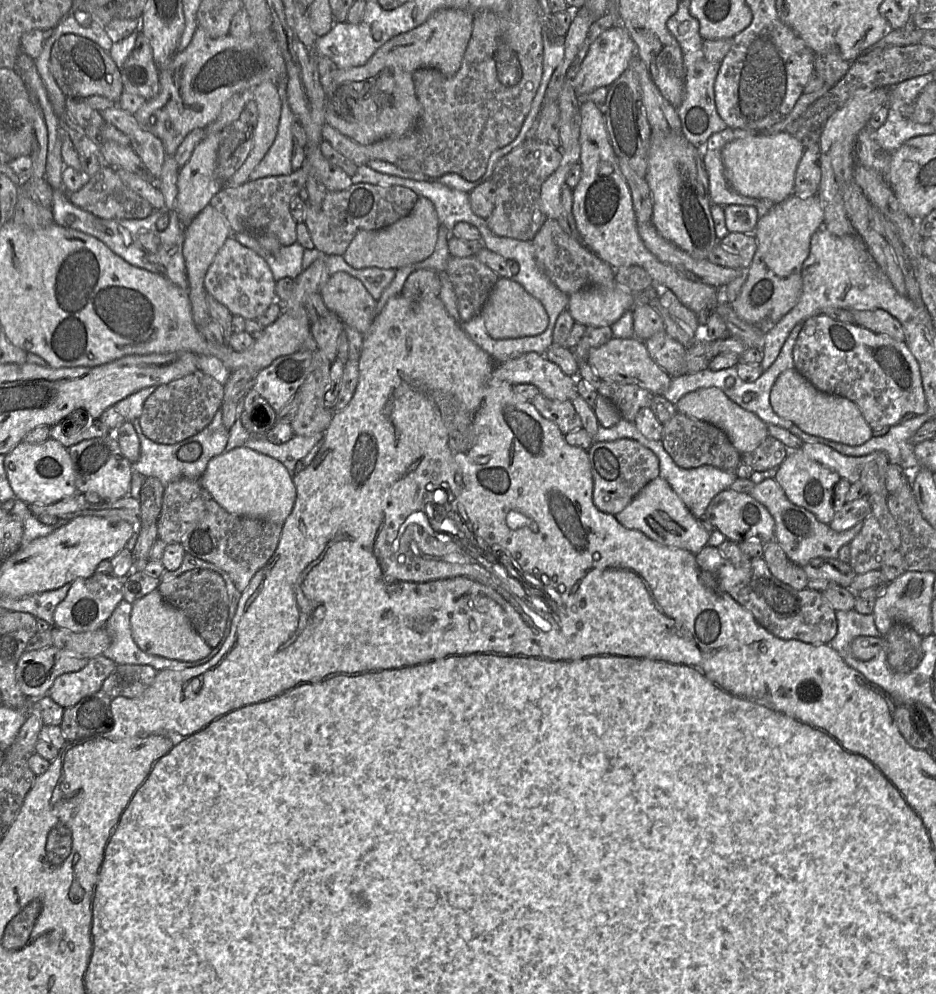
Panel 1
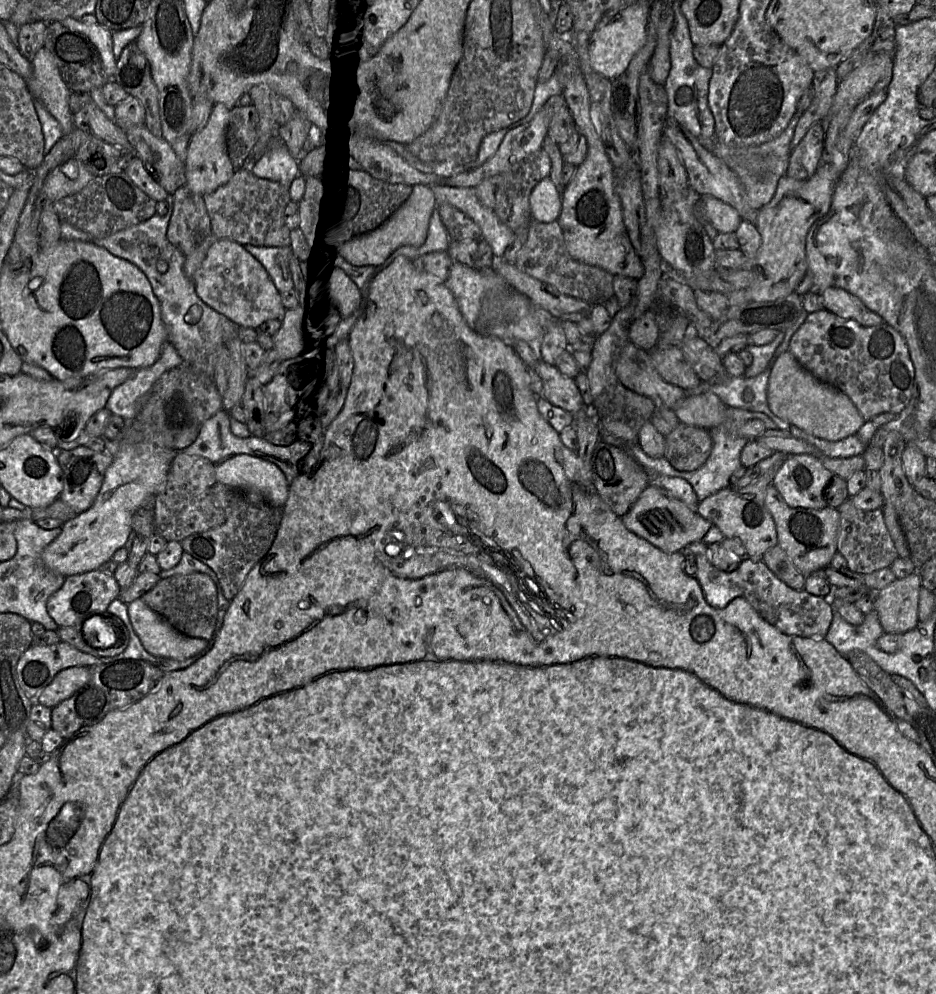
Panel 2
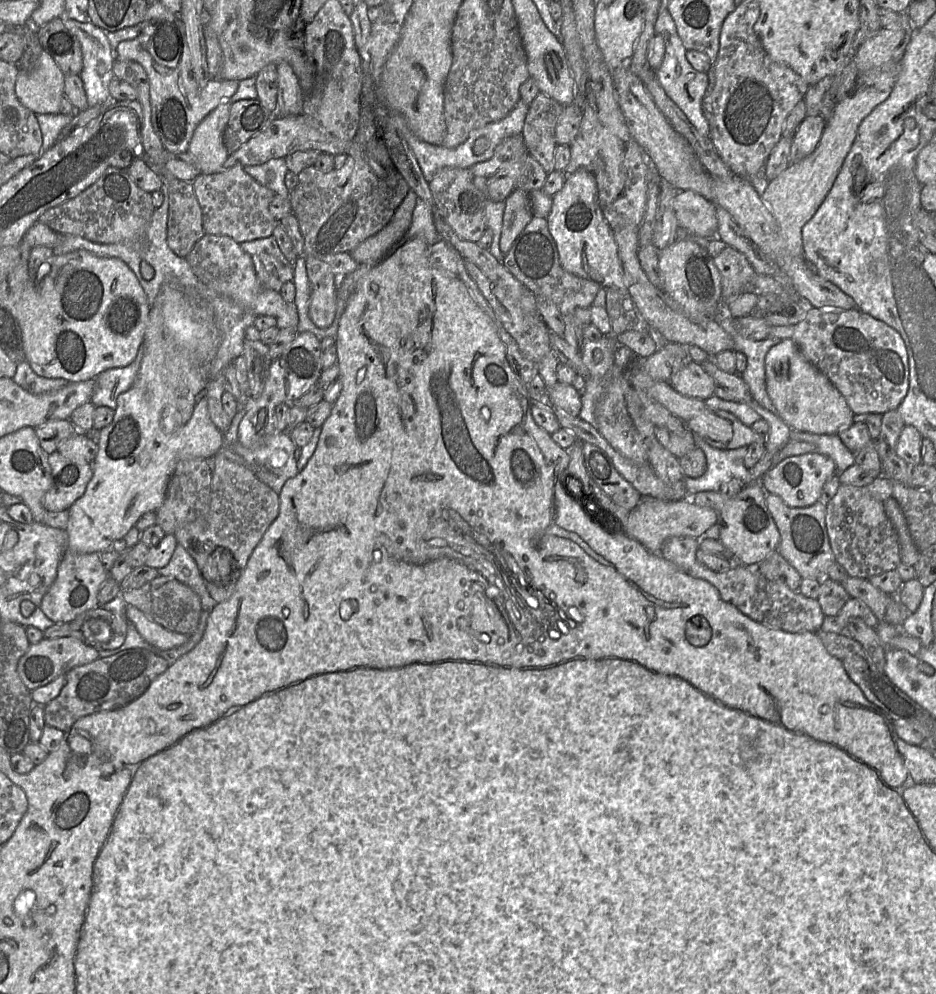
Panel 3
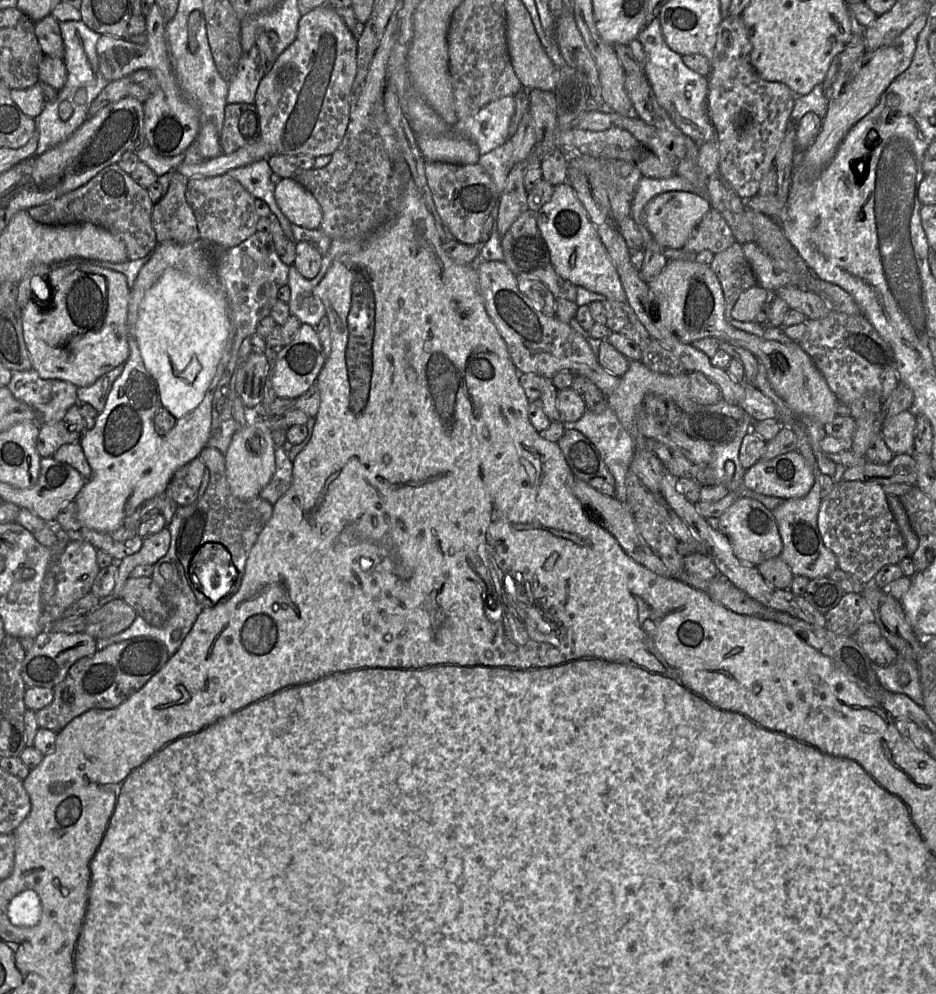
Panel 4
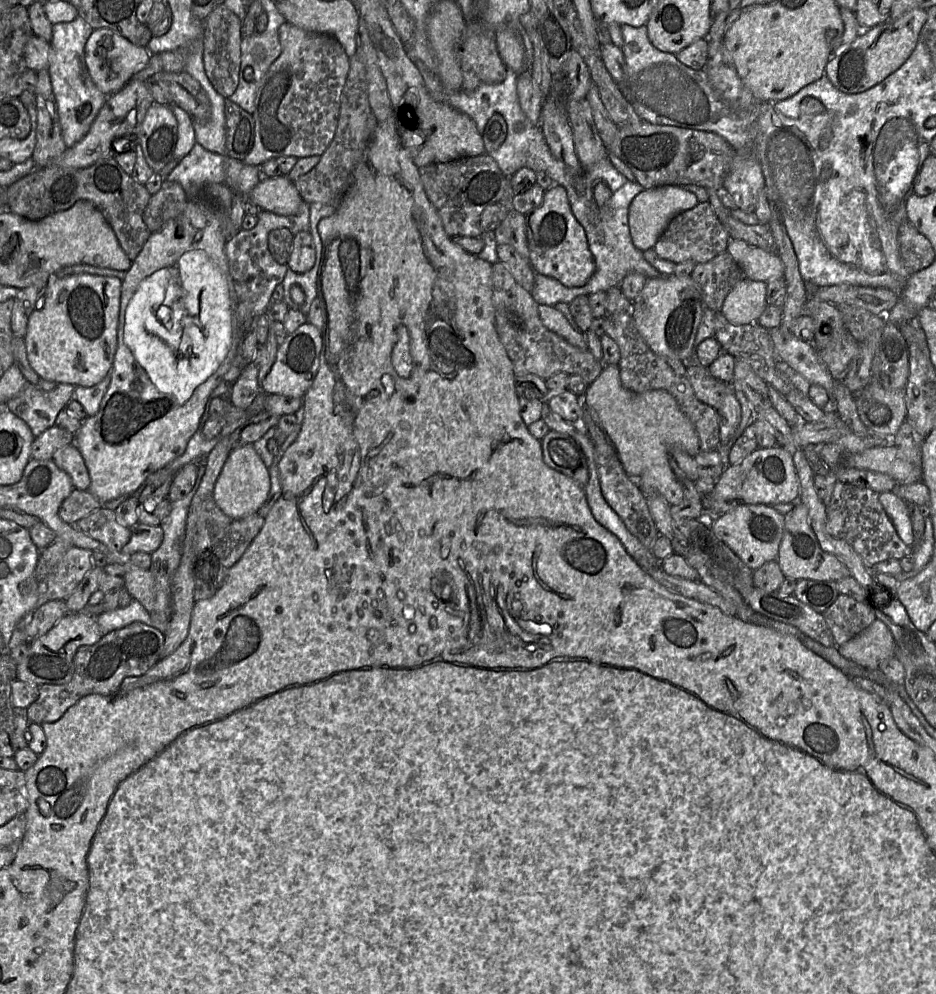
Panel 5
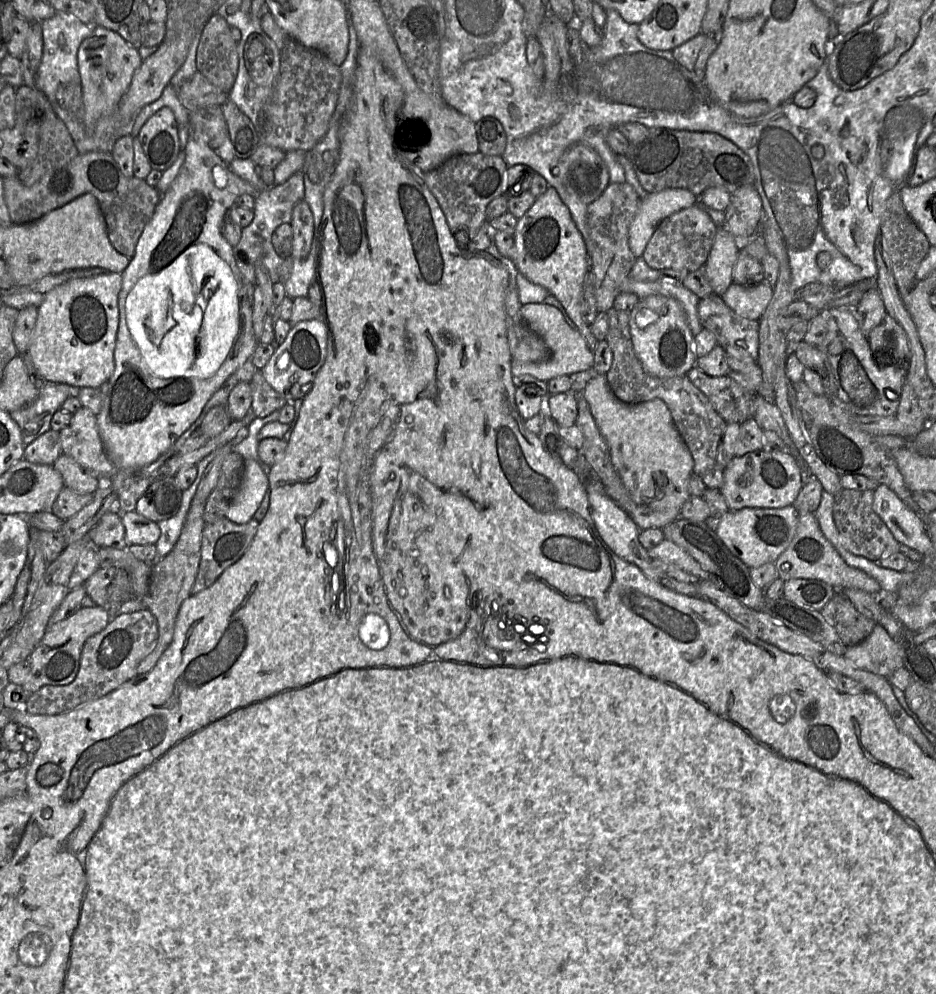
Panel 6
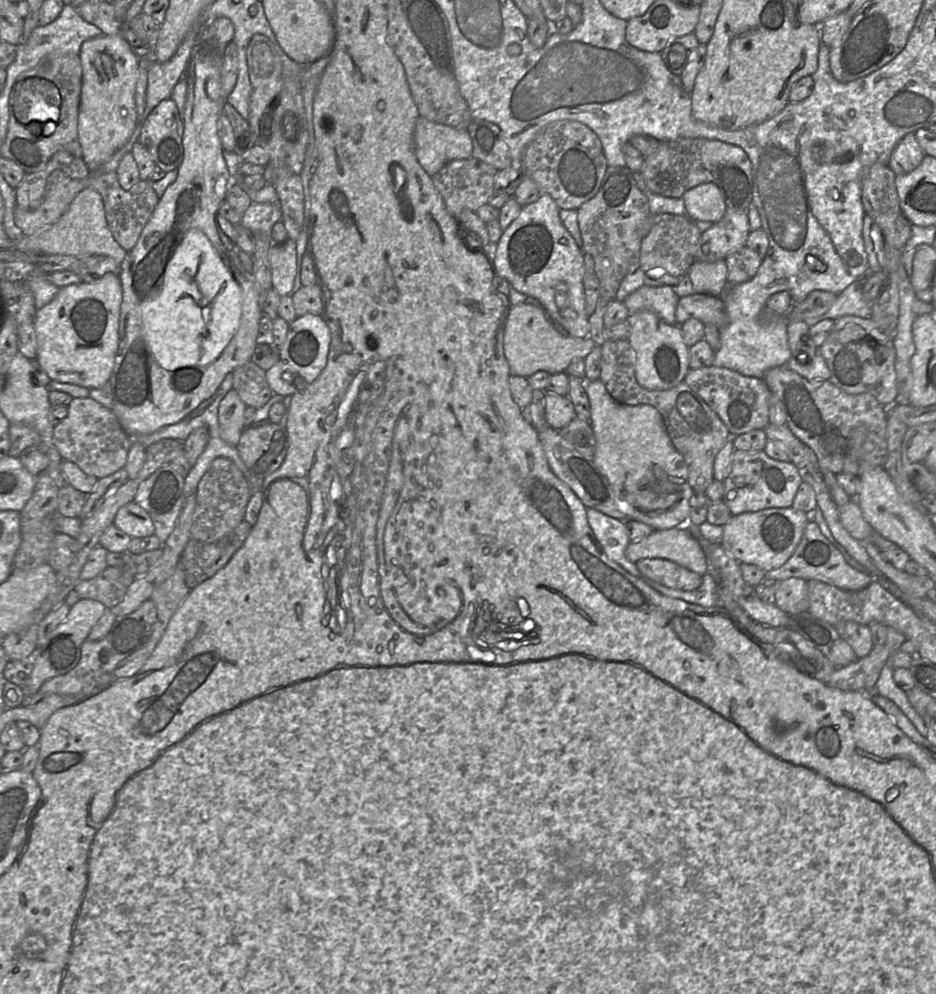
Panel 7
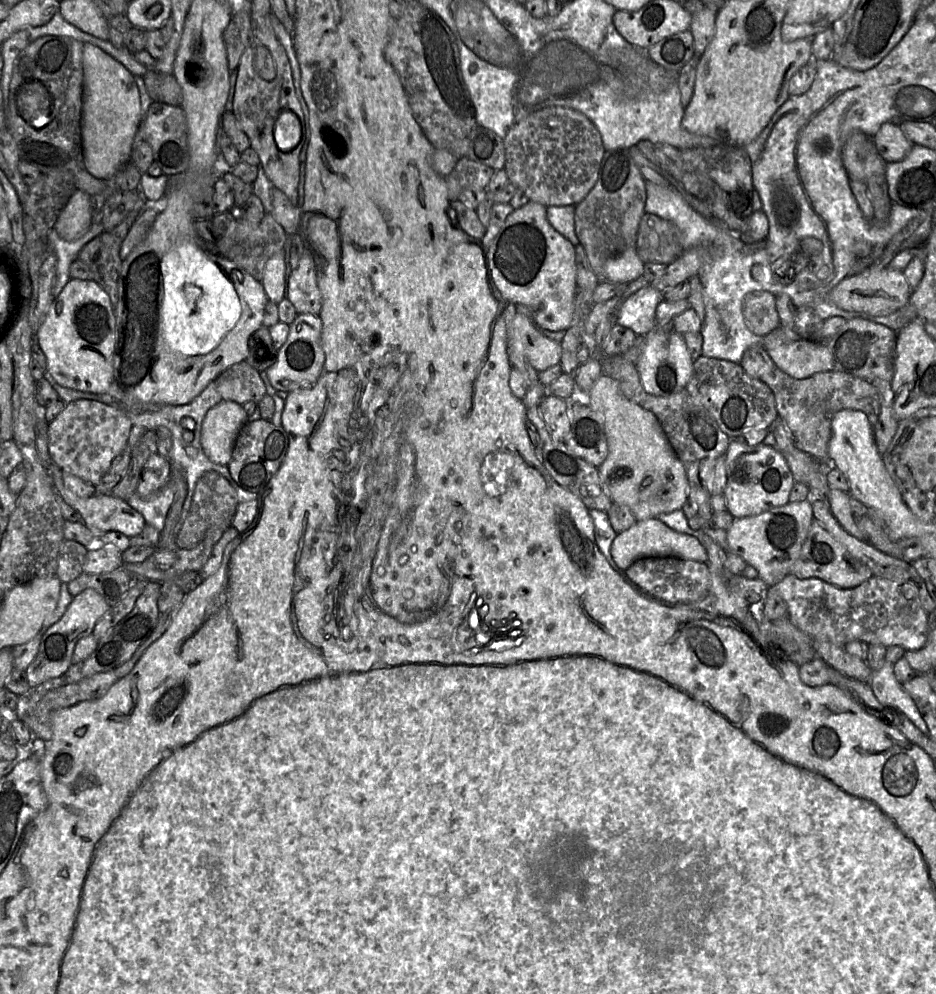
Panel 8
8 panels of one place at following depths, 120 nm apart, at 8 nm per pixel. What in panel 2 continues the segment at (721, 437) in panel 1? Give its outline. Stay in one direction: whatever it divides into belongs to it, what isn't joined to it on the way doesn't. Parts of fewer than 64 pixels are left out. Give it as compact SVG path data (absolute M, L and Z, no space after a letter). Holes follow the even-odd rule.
M679 423L665 437L665 458L678 471L691 472L704 465L712 450L708 429Z

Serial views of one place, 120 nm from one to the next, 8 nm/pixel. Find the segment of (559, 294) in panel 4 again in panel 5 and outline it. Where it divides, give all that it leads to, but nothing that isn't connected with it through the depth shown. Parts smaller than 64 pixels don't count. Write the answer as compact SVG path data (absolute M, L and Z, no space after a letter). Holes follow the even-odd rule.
M510 210L502 223L493 231L498 244L511 245L523 258L529 258L526 235L526 216Z

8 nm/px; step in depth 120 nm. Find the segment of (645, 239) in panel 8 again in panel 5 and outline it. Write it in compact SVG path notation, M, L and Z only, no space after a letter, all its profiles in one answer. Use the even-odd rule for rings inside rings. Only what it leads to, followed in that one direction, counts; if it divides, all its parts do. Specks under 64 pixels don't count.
M699 202L694 208L675 216L656 242L653 250L664 260L675 264L693 261L701 264L726 251L730 235L717 218L709 202Z

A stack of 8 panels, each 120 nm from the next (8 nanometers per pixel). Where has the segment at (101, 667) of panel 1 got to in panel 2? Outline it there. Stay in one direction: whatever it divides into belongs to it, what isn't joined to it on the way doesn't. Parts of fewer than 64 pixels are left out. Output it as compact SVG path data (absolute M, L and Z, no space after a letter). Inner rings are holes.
M73 666L59 671L52 682L38 695L35 703L53 708L86 685L91 676L91 668Z

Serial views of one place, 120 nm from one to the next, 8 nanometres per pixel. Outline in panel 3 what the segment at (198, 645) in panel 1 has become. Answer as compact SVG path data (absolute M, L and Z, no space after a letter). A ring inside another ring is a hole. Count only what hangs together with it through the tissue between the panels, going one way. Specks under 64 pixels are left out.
M127 605L126 615L138 633L150 645L160 650L170 650L180 647L189 640L189 636L187 635L171 632L151 621L143 612L132 605Z

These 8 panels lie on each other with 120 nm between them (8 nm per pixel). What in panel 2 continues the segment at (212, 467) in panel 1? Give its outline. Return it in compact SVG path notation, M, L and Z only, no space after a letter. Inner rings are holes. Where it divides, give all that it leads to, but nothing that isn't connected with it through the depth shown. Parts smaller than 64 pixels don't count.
M235 454L215 465L217 482L246 495L254 495L271 506L283 508L290 481L274 463L248 454Z

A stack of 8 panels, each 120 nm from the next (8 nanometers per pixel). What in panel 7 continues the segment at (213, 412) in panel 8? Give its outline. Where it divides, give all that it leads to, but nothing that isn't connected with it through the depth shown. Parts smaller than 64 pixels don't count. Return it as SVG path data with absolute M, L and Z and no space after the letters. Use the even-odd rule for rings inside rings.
M231 389L221 400L218 408L219 434L231 446L237 446L245 427L244 413L247 405L238 393Z

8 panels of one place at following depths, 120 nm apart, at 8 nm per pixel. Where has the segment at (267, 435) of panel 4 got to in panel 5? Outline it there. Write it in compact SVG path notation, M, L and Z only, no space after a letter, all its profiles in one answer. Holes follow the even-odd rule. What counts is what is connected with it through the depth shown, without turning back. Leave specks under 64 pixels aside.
M253 444L234 448L227 458L214 487L213 498L221 511L230 518L240 519L257 513L270 491L269 468Z

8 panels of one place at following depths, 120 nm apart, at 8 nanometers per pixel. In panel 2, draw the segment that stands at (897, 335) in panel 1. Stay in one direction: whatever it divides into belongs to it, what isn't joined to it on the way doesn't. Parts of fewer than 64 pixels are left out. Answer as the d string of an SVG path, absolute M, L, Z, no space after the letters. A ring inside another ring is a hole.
M827 288L818 293L823 298L824 309L841 318L855 320L863 326L878 326L883 318L867 308L856 296L840 288Z

